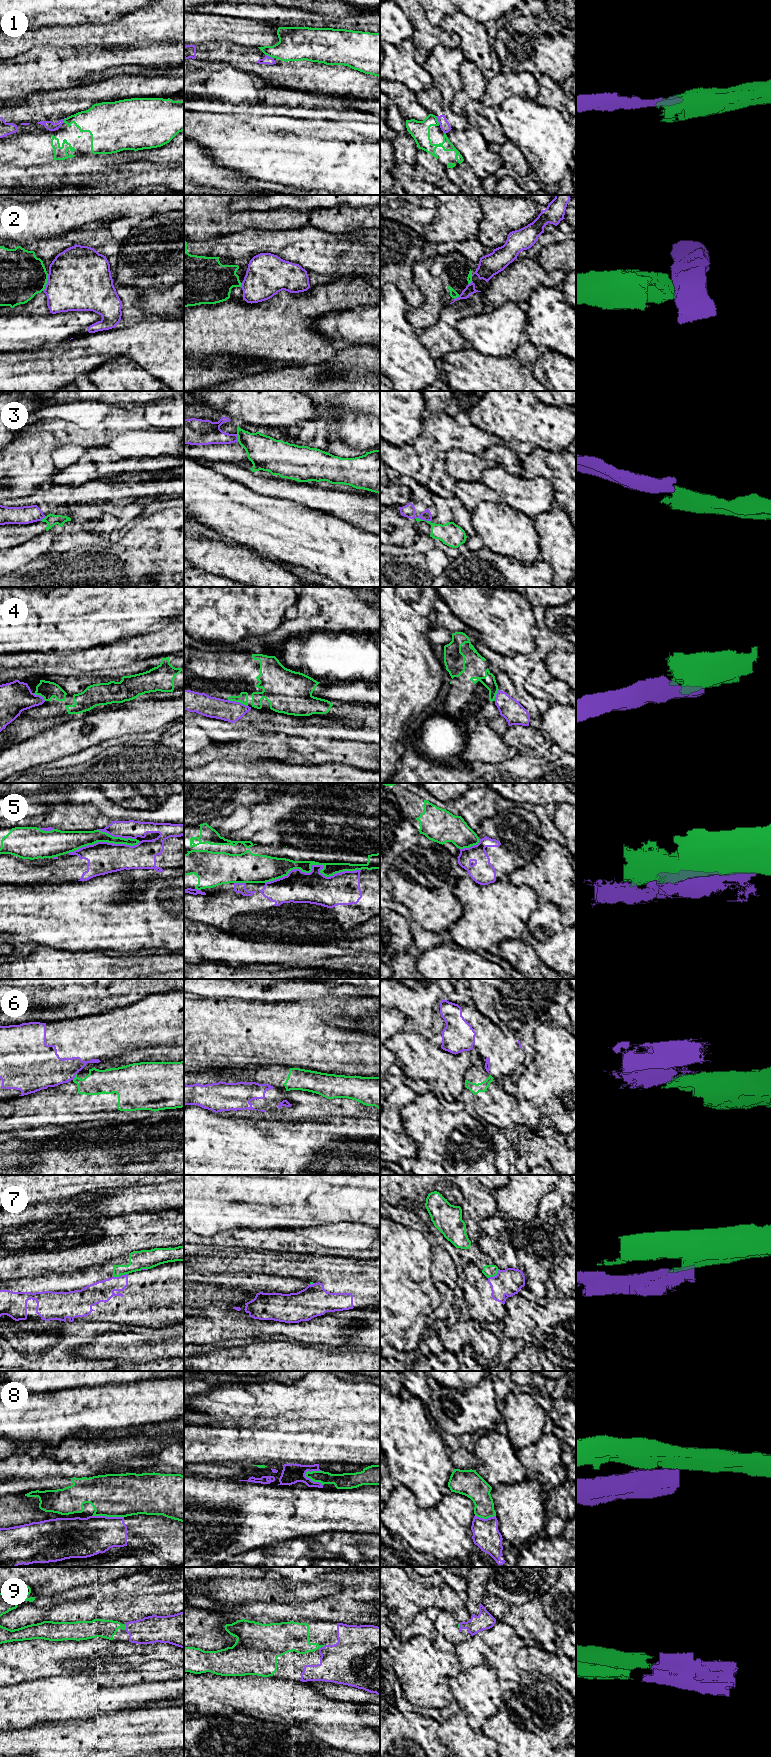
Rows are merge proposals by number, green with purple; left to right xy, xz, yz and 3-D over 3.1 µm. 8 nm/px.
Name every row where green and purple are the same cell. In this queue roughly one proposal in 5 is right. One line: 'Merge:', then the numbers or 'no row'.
Merge: 9

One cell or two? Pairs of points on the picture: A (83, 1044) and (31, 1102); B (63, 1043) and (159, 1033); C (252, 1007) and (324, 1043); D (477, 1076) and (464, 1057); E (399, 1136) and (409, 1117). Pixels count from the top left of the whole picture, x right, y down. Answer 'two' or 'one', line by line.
A: two
B: one
C: one
D: two
E: two

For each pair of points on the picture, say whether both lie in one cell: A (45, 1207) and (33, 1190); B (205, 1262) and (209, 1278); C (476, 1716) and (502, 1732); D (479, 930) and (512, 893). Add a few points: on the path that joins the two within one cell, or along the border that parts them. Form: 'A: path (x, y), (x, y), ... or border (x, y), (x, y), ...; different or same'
A: border (64, 1197), (31, 1203); different
B: border (194, 1269), (223, 1272); different
C: border (501, 1705), (480, 1728); different
D: path (485, 921), (503, 902); same

